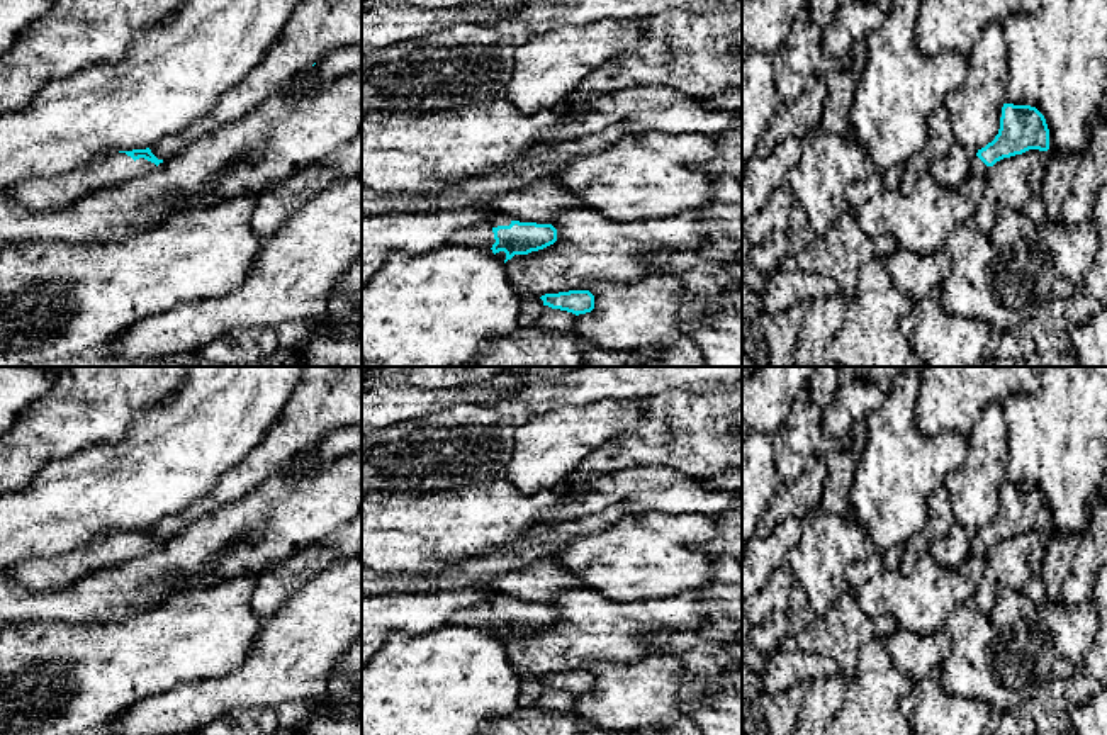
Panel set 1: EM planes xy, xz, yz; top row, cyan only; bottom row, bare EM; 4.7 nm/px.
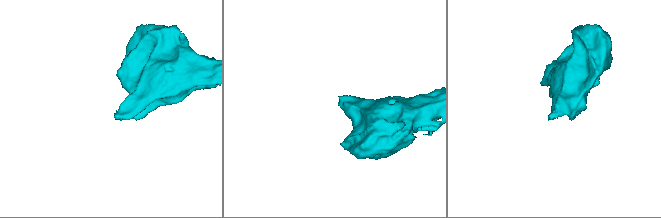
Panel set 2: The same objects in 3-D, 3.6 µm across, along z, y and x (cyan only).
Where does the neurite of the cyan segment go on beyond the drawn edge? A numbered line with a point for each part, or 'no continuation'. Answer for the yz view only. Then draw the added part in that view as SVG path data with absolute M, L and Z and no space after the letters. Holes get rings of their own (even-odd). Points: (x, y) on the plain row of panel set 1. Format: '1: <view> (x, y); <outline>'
1: yz (978, 549); M976 536L971 543L969 557L983 558L986 550L988 550L988 547Z

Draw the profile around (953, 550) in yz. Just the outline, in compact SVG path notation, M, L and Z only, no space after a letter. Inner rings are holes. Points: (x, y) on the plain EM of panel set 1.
M954 523L949 533L934 540L929 555L941 565L959 569L969 558L969 548L978 530Z

